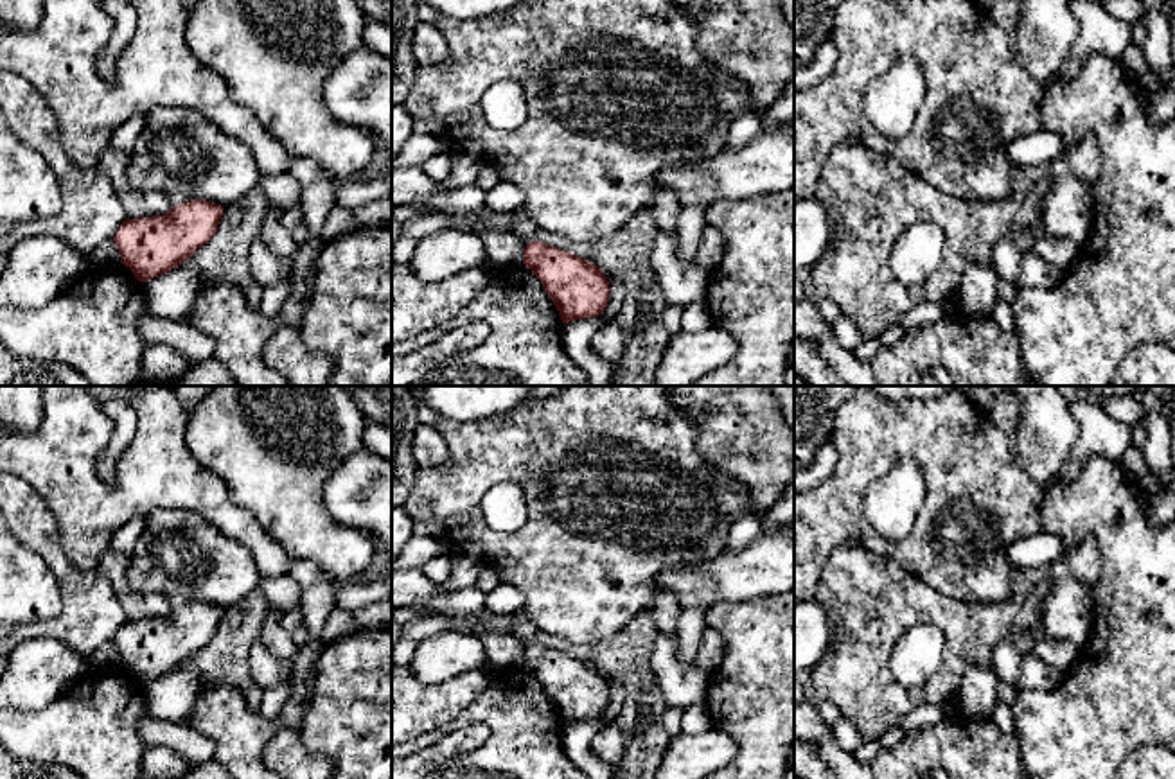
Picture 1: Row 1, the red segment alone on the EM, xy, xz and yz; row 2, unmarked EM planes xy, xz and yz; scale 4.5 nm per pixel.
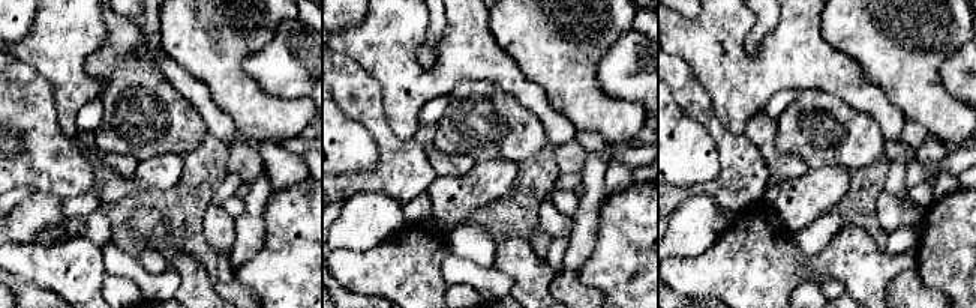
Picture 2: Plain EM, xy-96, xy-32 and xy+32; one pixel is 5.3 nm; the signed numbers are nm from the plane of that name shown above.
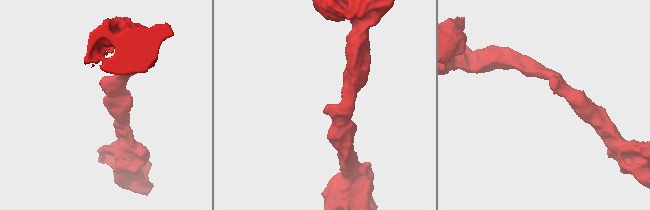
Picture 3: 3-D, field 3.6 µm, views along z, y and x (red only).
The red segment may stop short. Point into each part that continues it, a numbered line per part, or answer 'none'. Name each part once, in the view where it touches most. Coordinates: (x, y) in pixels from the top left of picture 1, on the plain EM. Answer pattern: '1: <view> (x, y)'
none

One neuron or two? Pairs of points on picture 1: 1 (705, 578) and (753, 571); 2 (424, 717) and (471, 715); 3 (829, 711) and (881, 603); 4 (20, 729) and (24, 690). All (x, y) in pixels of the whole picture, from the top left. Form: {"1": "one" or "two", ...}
{"1": "one", "2": "two", "3": "two", "4": "two"}

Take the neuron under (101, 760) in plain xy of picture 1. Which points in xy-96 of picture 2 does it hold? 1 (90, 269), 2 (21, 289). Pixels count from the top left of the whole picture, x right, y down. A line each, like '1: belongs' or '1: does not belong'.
1: belongs
2: does not belong

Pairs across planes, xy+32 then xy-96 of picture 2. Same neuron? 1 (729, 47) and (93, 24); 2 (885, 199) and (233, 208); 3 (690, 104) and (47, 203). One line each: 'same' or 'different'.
1: same
2: different
3: different

